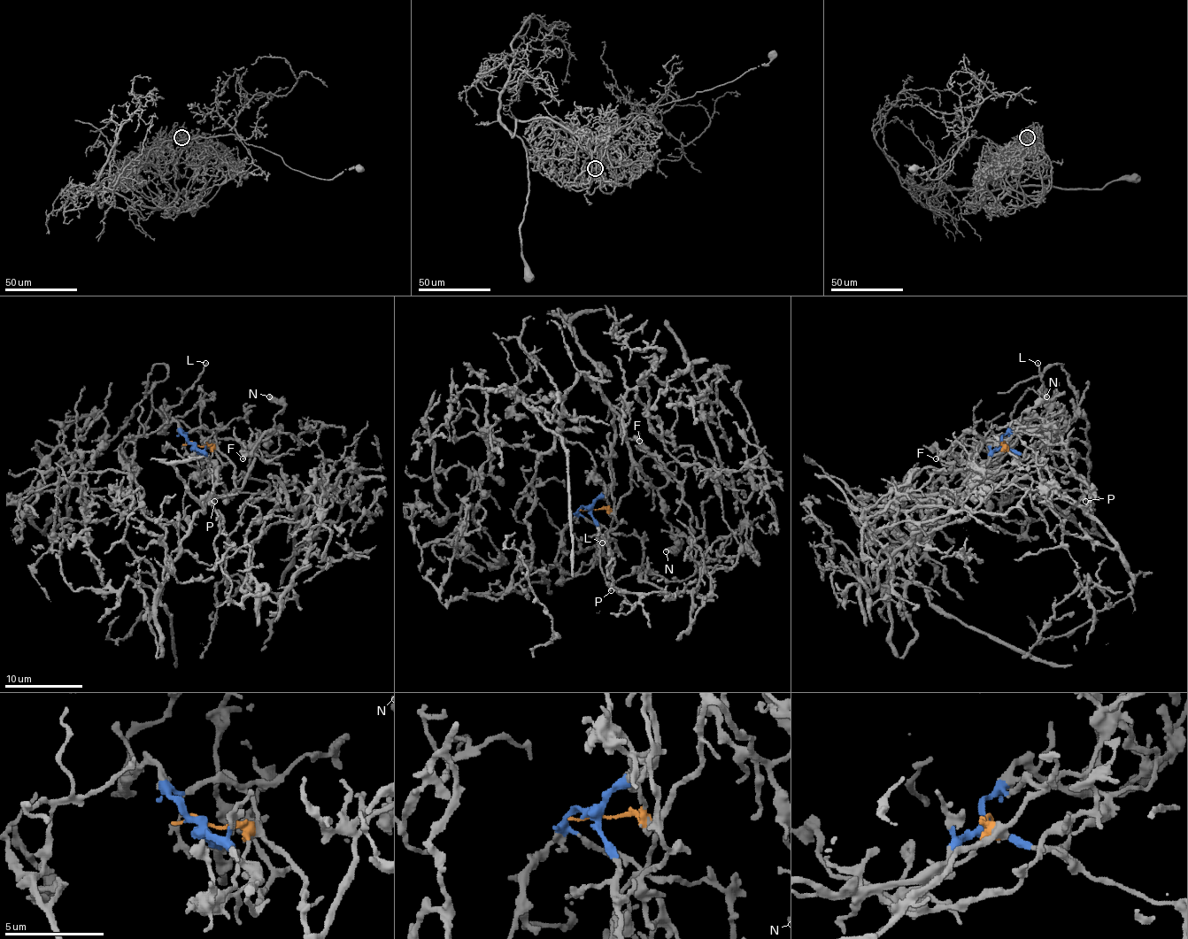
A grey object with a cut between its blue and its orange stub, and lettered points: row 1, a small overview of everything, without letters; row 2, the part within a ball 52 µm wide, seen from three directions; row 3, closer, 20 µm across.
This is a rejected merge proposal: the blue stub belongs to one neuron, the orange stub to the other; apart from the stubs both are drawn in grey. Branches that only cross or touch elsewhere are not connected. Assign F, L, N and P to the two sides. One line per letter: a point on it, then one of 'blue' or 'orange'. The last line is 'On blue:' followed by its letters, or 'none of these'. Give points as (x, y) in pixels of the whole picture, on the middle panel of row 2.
F: place (639, 441); orange
L: place (602, 542); blue
N: place (666, 551); orange
P: place (611, 590); blue
On blue: L, P

